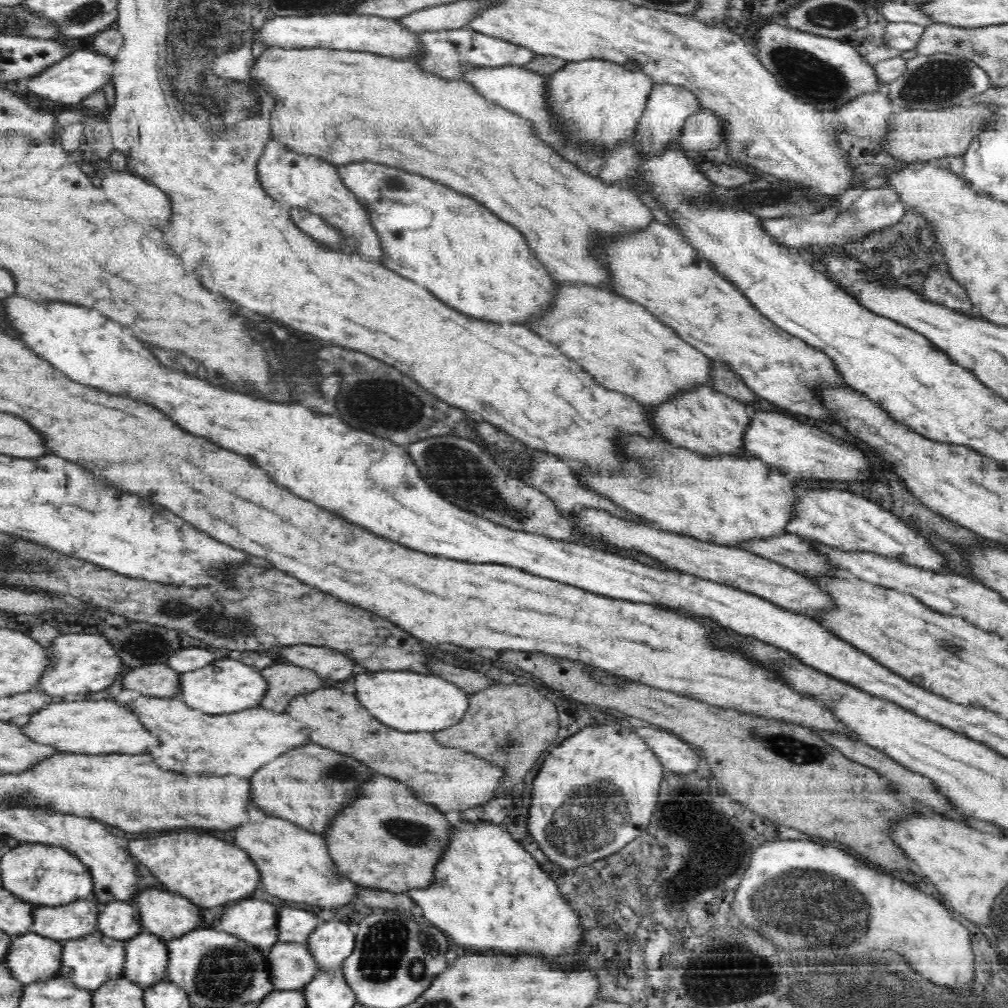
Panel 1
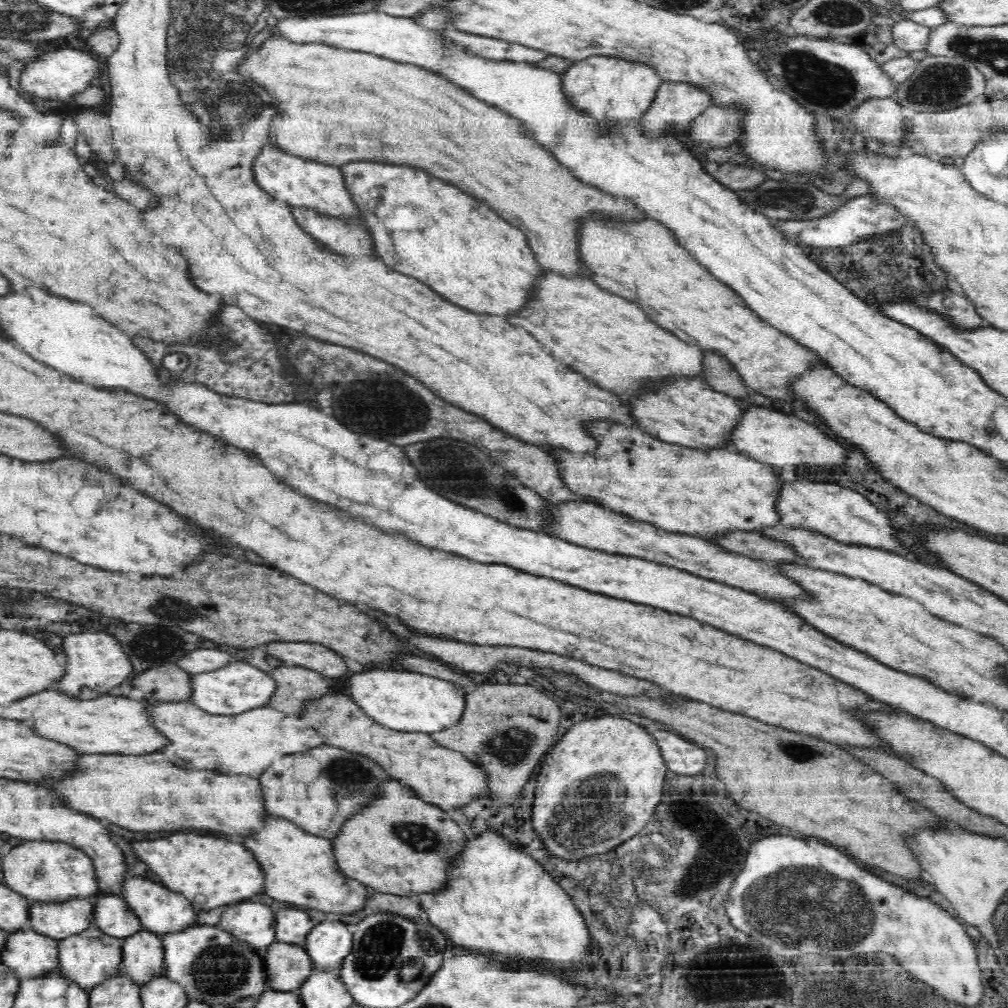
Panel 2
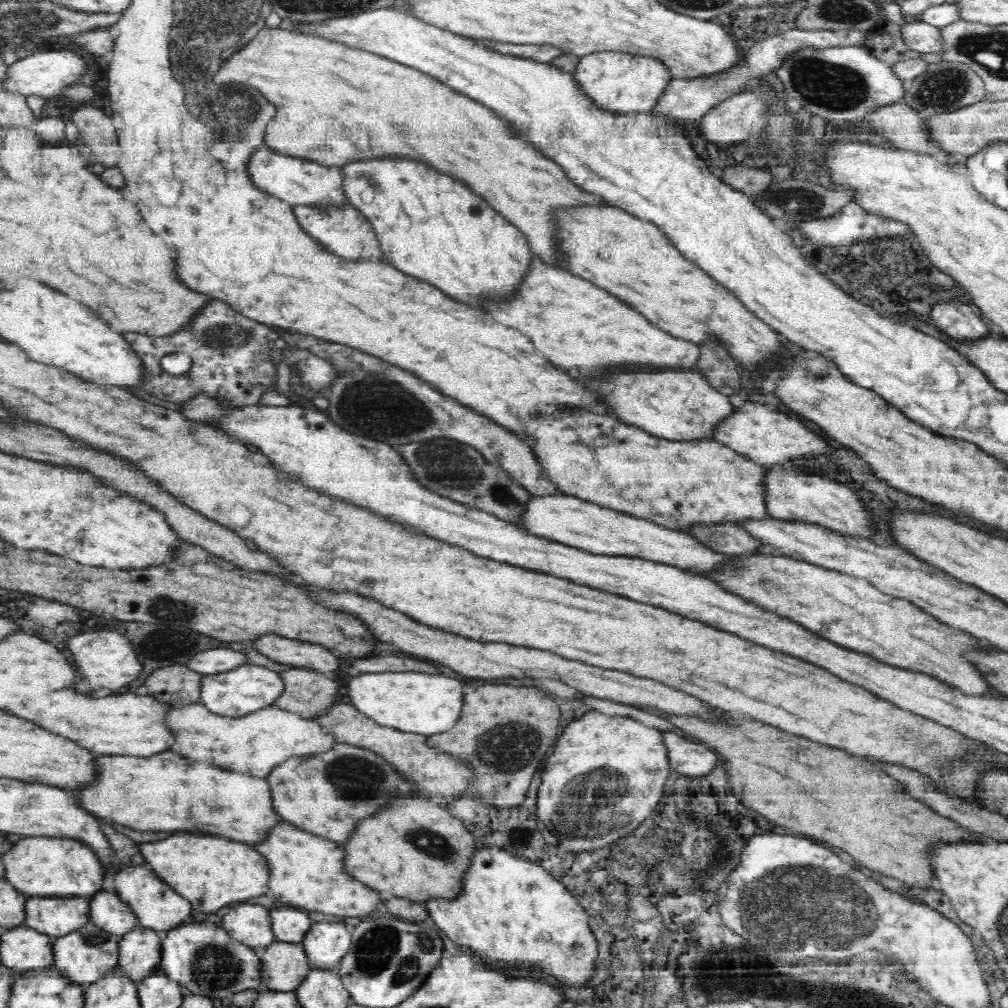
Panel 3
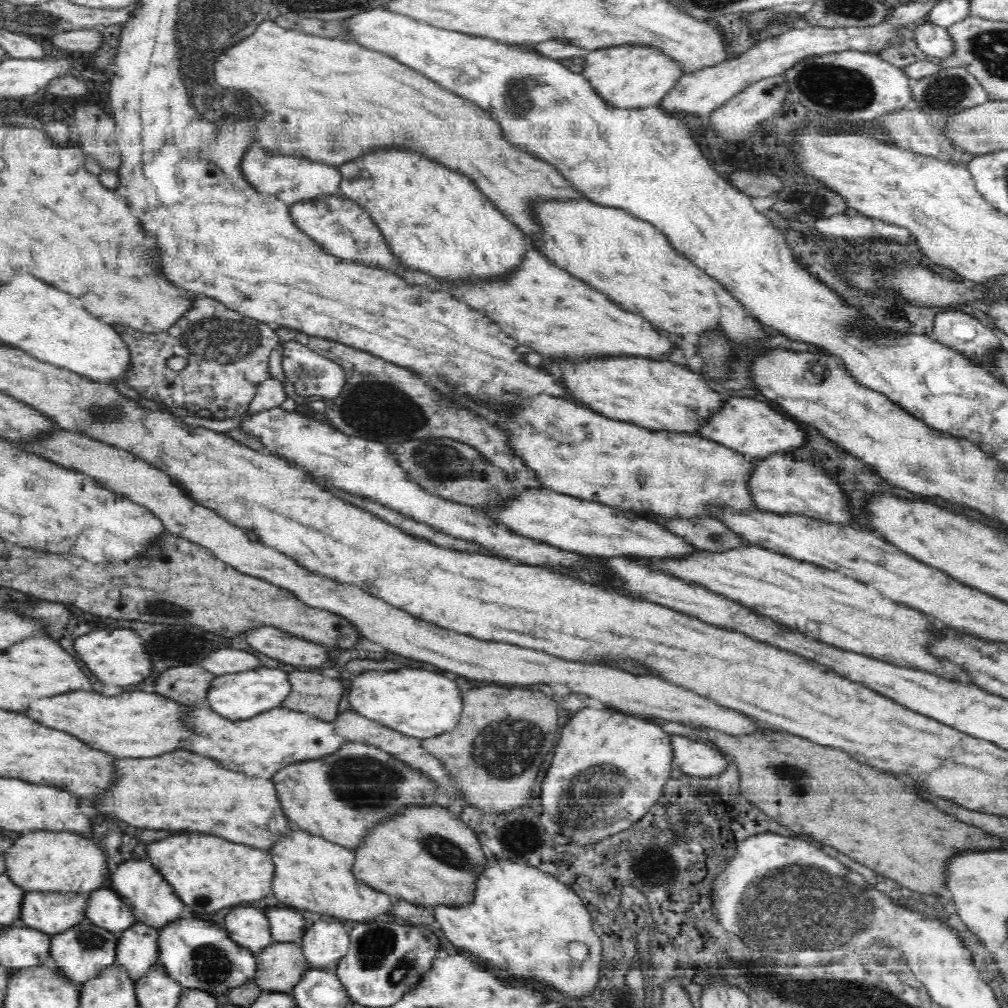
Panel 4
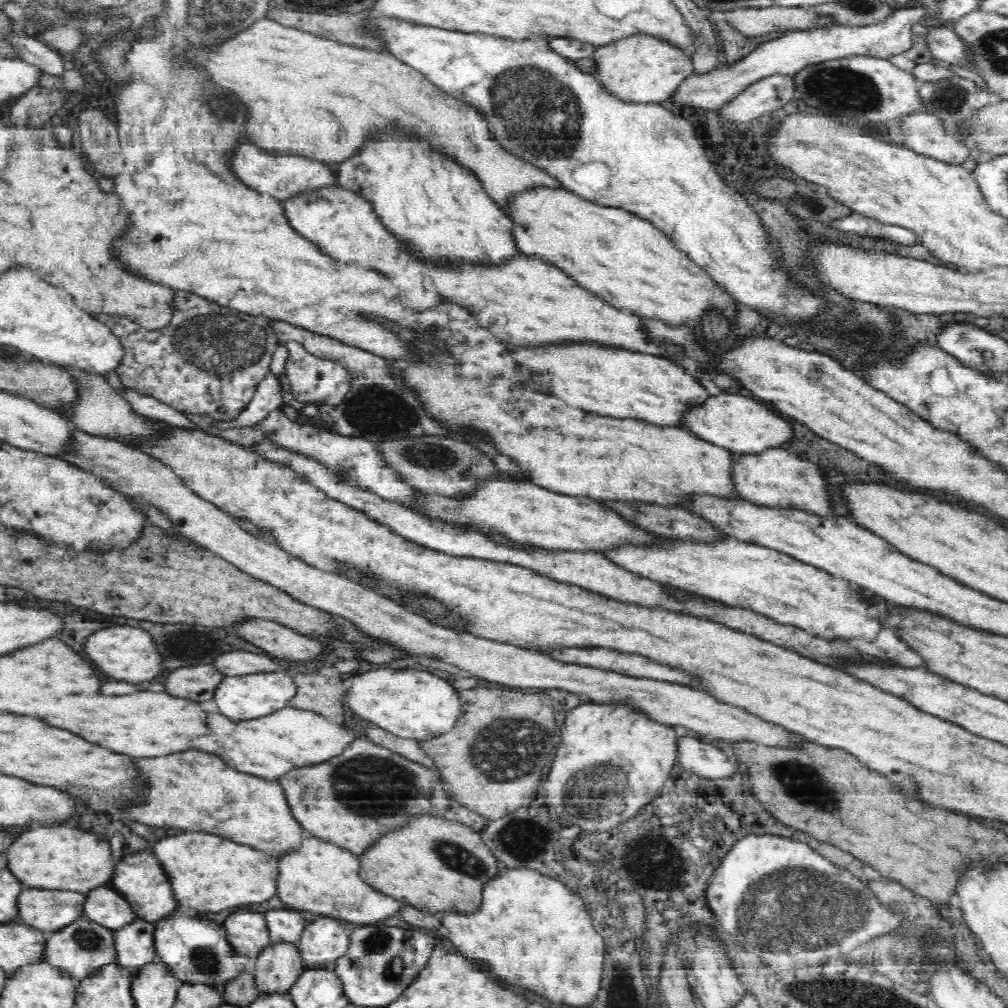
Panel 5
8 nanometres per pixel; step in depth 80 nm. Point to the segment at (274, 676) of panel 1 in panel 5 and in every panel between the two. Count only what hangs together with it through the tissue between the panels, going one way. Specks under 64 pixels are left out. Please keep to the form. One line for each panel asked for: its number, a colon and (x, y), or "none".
2: (297, 686)
3: (308, 693)
4: (315, 694)
5: (325, 695)

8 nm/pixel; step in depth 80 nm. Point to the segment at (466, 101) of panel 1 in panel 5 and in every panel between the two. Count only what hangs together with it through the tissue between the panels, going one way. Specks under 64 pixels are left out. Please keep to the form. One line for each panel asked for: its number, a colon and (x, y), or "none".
2: (335, 106)
3: (334, 104)
4: (328, 100)
5: (305, 95)

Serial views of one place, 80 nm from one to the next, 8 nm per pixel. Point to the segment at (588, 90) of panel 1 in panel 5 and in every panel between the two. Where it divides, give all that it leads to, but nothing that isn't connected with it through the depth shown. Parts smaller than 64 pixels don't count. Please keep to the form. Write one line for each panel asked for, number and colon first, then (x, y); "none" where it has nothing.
2: (609, 88)
3: (620, 83)
4: (634, 74)
5: (643, 67)

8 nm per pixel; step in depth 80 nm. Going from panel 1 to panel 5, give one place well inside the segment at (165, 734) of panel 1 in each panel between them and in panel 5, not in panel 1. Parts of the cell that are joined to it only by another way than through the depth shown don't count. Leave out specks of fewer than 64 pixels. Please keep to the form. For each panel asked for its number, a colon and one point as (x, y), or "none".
2: (247, 743)
3: (254, 744)
4: (264, 745)
5: (271, 746)

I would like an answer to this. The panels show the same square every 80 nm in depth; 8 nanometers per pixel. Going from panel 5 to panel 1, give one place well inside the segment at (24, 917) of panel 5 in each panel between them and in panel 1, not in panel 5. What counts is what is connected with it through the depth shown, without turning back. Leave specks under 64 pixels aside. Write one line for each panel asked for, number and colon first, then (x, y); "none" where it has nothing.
1: (76, 919)
2: (55, 920)
3: (54, 917)
4: (49, 912)

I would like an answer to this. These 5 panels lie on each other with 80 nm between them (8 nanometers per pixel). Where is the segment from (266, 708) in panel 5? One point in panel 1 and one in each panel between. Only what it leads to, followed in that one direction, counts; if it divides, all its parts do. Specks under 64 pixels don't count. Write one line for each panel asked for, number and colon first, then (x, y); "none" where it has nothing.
1: (225, 686)
2: (237, 687)
3: (245, 689)
4: (238, 697)

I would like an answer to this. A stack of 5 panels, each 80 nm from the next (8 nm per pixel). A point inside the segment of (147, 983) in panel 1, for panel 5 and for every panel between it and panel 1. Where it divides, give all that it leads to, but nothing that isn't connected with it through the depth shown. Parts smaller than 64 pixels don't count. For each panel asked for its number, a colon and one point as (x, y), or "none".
2: (143, 955)
3: (139, 952)
4: (137, 949)
5: (133, 944)

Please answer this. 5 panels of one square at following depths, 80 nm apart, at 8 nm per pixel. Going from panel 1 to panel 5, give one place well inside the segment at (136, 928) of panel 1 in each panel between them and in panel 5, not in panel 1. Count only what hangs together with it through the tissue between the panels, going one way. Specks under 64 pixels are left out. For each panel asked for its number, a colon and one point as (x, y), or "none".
2: (113, 915)
3: (107, 911)
4: (104, 907)
5: (104, 904)

